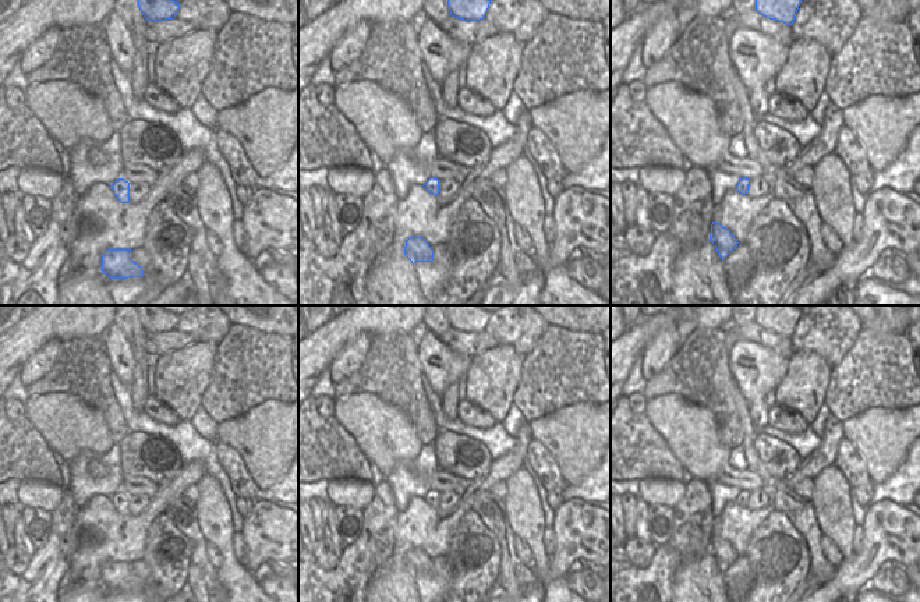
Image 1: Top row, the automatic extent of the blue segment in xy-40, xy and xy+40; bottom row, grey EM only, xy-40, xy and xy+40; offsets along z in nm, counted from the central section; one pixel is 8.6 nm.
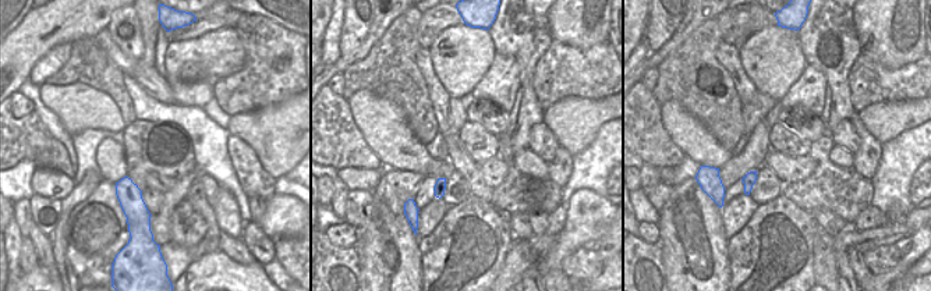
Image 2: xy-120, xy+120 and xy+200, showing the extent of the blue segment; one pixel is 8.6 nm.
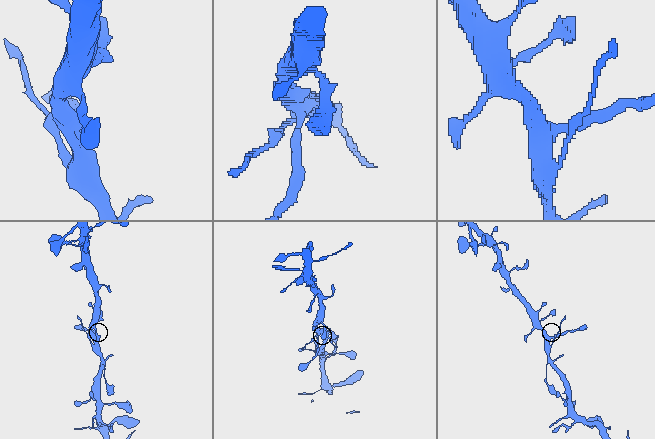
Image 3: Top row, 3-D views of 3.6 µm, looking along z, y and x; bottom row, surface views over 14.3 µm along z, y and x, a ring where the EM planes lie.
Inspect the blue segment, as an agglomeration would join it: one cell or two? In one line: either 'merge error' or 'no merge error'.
no merge error

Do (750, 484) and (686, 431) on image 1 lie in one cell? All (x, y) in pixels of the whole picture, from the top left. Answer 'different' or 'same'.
same

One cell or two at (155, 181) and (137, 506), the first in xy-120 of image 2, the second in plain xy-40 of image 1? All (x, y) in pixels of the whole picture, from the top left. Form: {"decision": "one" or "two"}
{"decision": "two"}

